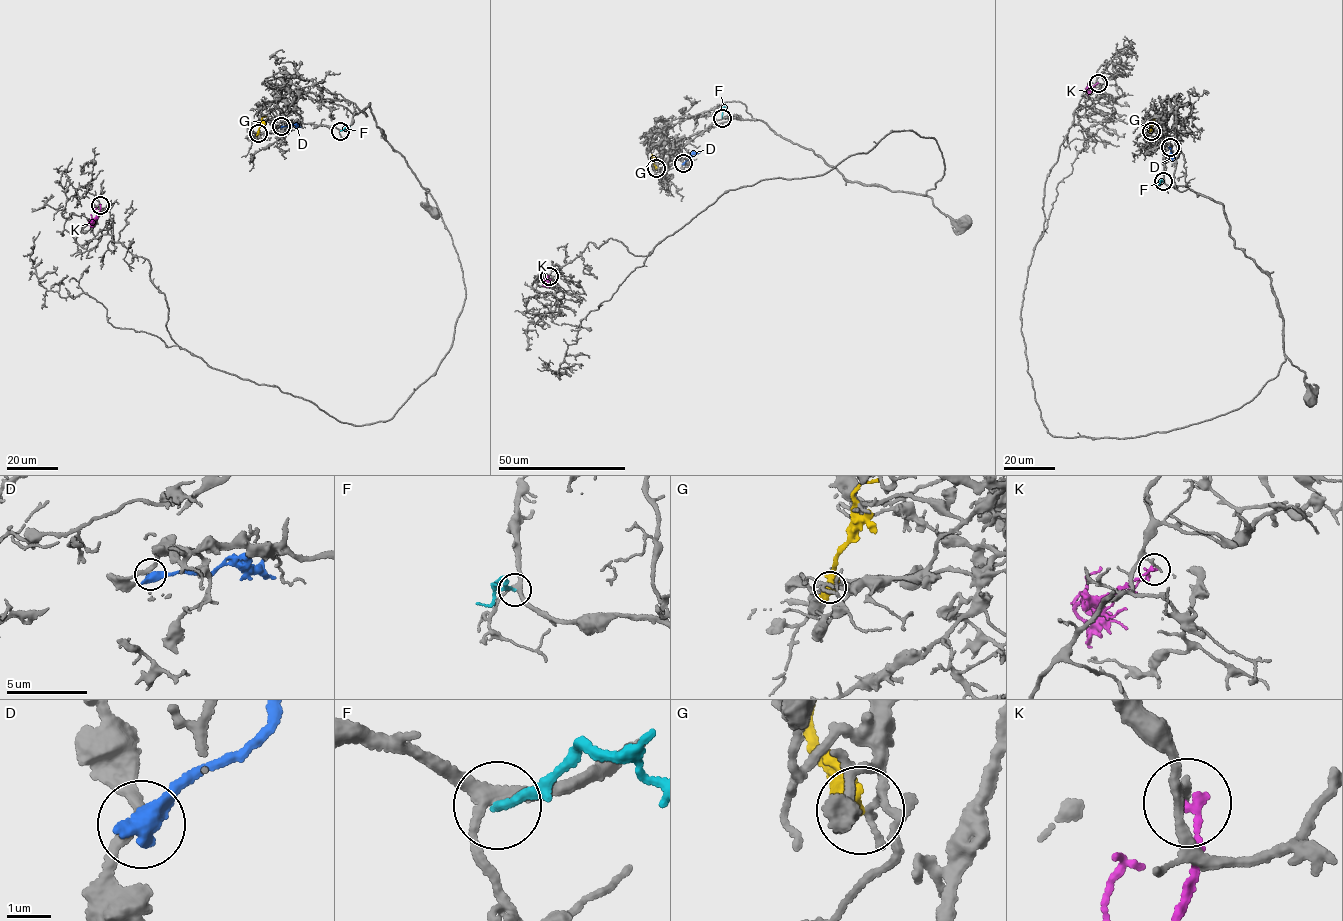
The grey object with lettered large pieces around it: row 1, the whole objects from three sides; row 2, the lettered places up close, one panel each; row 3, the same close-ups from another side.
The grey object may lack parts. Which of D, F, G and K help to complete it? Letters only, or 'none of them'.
none of them

